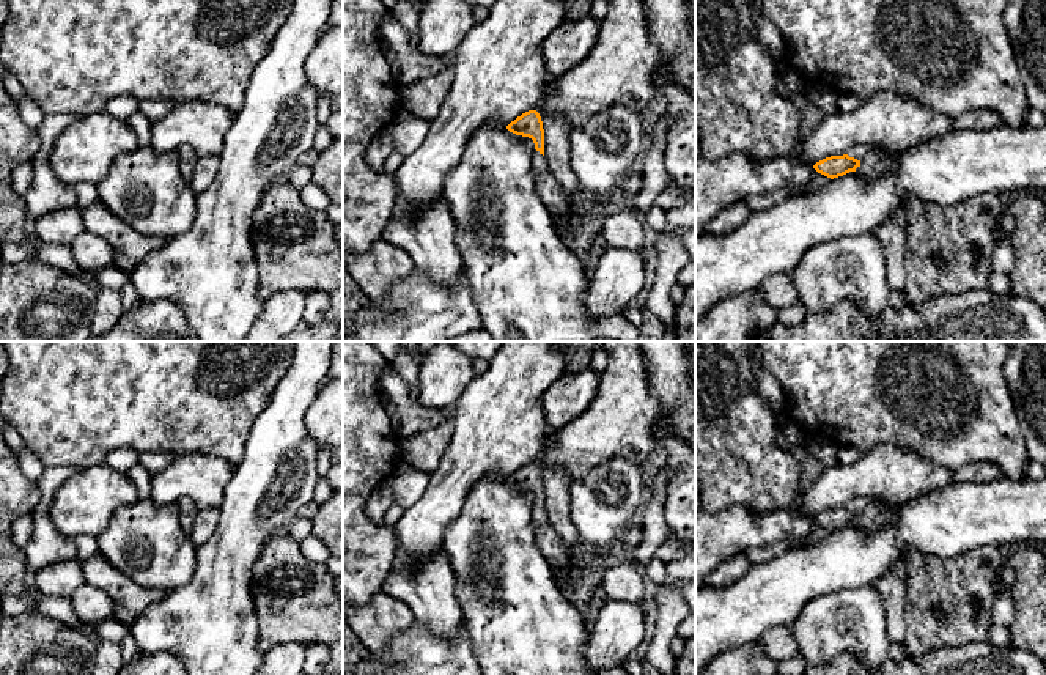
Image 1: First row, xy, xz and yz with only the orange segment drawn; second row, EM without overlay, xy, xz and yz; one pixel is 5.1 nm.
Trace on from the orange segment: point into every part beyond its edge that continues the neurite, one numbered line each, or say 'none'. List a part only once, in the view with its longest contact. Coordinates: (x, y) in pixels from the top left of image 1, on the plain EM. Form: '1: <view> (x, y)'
1: yz (873, 515)

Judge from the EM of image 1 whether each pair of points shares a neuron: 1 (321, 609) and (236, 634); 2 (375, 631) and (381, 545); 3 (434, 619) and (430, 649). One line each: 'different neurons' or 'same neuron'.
1: different neurons
2: different neurons
3: different neurons

